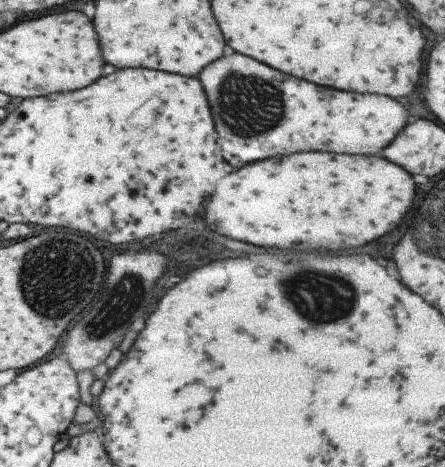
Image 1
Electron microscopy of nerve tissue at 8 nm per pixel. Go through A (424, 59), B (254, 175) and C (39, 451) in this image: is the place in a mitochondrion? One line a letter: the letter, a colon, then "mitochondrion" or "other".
A: other
B: other
C: other

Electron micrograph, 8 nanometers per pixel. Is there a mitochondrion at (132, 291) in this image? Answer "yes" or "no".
yes

